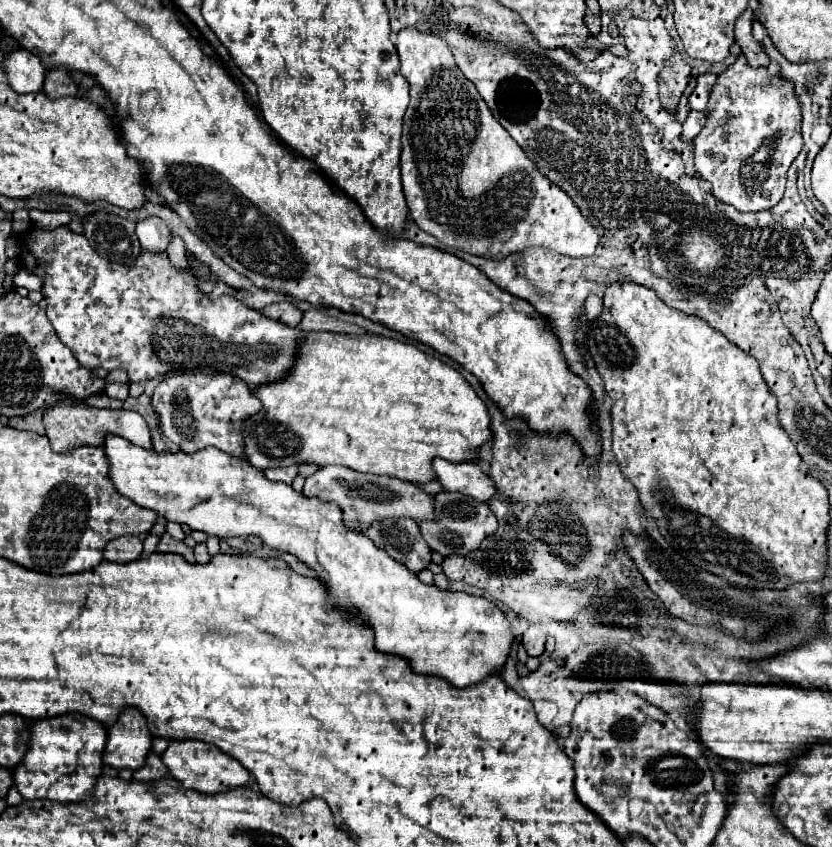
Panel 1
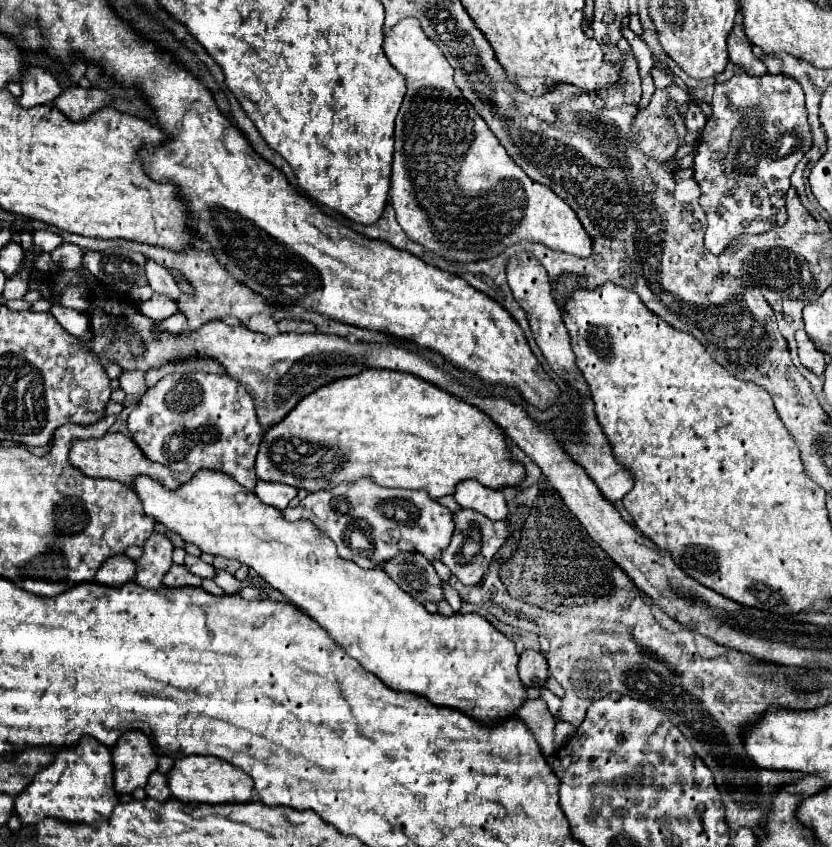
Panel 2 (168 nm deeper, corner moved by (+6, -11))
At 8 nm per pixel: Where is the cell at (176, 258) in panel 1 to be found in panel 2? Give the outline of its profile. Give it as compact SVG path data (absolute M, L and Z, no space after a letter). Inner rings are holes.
M153 294L147 302L139 304L139 310L141 310L141 314L145 314L153 320L165 320L177 312L177 302L163 298L163 294Z

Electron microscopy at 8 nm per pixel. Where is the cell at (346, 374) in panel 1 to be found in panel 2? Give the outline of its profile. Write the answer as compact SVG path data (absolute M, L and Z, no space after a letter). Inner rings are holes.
M363 370L363 372L355 374L355 378L337 378L335 382L329 382L327 386L321 386L319 390L311 392L307 398L301 398L299 404L295 406L295 410L291 410L291 414L287 414L287 418L283 418L275 426L267 428L267 432L263 434L263 440L259 444L259 454L255 460L255 474L259 480L283 482L283 484L289 484L295 488L305 488L307 492L331 490L333 486L337 486L341 482L357 482L363 476L371 476L379 486L427 490L429 496L433 500L437 500L445 494L453 494L455 484L461 480L467 480L467 478L473 478L493 490L499 490L503 486L515 486L523 480L525 470L521 464L511 462L507 448L505 448L505 432L479 408L475 408L467 402L461 402L459 398L451 398L451 394L447 394L447 390L439 390L439 386L431 386L431 382L423 382L423 378L411 378L411 374L399 374L397 370Z

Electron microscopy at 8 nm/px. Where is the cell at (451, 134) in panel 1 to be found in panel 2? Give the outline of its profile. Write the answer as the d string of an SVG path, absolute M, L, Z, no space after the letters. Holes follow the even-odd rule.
M403 18L395 24L385 36L383 50L393 68L403 74L407 82L407 94L395 120L395 154L389 190L389 202L393 204L397 222L405 234L437 256L453 262L495 258L521 240L539 242L549 250L587 258L591 254L591 238L581 226L577 214L547 186L533 182L513 162L485 120L453 84L453 68L439 46L423 34L419 22L415 18Z

